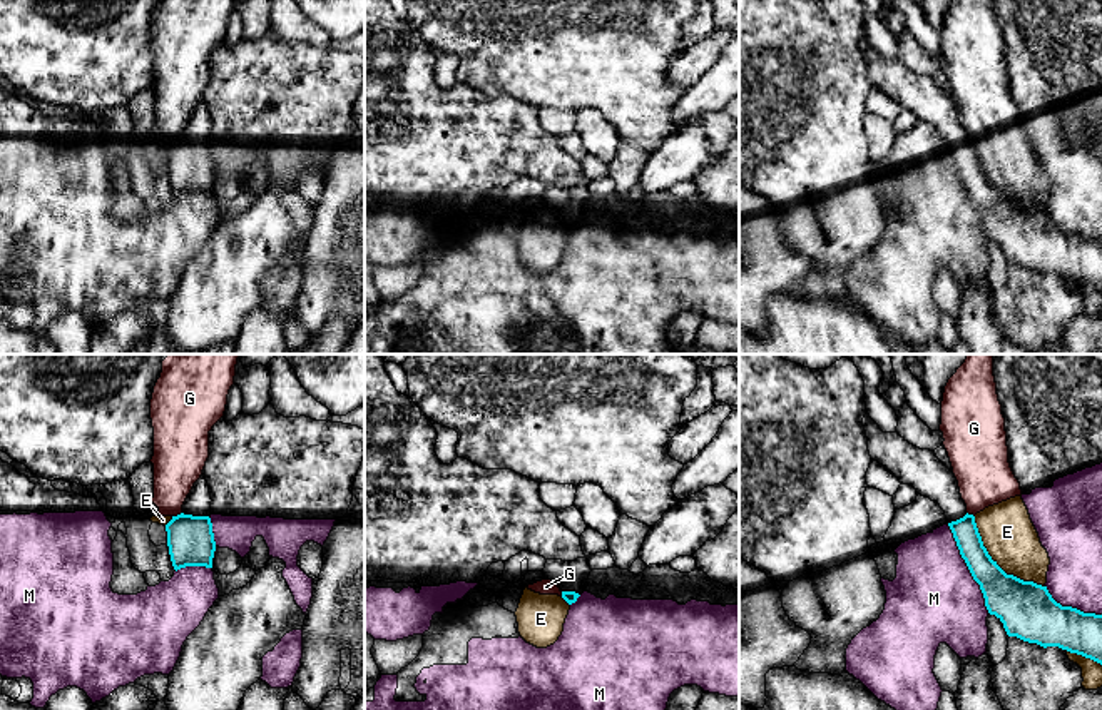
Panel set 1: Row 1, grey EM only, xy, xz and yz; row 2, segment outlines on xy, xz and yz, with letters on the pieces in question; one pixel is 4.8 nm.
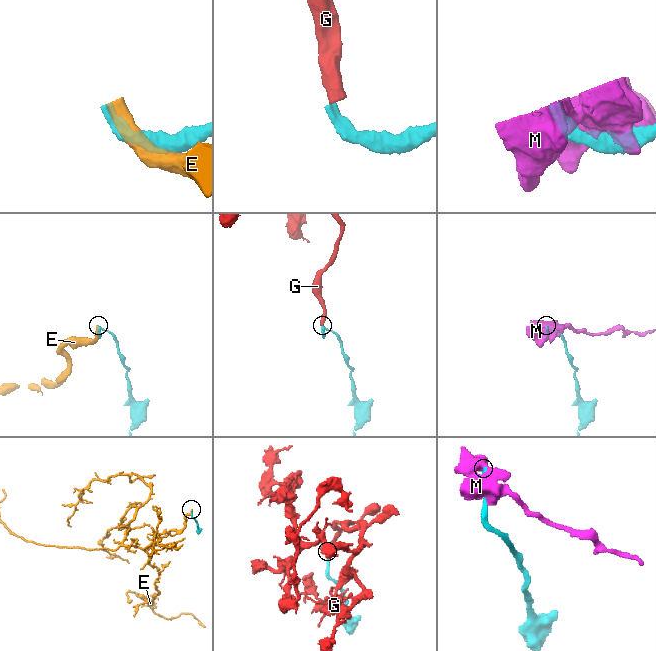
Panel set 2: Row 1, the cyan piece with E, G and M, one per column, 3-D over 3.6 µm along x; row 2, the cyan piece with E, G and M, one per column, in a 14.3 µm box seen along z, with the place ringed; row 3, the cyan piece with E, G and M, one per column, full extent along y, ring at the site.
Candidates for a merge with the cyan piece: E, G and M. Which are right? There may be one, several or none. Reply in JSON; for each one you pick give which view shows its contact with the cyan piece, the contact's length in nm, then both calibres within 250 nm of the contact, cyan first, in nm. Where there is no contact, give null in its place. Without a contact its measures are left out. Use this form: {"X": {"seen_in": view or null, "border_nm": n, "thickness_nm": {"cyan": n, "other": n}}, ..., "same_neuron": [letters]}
{"same_neuron": []}

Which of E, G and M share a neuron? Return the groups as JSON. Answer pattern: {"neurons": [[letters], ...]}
{"neurons": [["E", "G"], ["M"]]}

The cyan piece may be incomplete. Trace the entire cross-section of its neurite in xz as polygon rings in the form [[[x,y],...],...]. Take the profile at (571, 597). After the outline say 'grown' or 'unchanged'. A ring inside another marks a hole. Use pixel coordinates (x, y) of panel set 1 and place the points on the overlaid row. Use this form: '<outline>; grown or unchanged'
[[[577,558],[575,561],[547,560],[543,576],[555,581],[562,598],[572,605],[584,593],[590,571],[587,558]]]; grown

